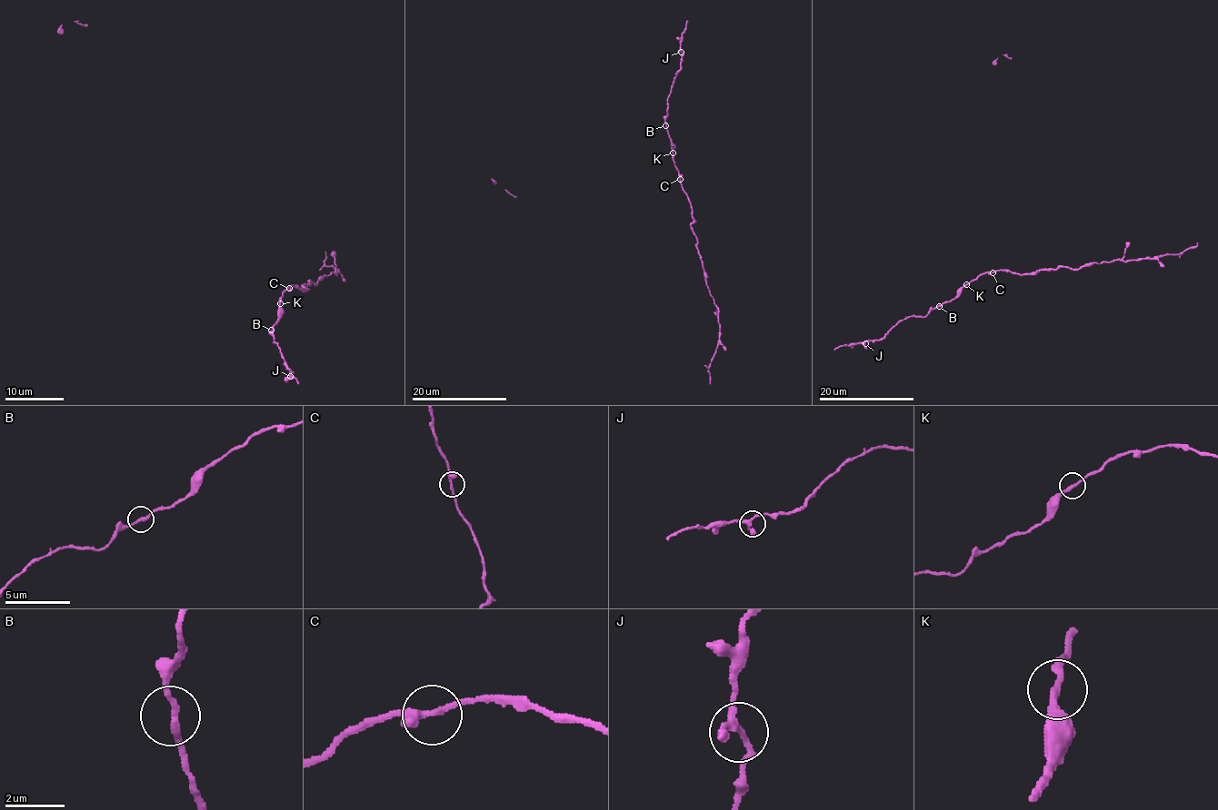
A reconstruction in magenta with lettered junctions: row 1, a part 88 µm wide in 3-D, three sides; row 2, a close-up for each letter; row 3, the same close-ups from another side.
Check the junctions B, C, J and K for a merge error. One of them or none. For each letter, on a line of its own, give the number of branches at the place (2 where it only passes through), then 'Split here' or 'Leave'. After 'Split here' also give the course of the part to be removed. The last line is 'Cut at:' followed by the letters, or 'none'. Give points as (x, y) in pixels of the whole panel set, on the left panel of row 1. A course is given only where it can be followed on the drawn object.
B: Branches: 2. Leave
C: Branches: 2. Split here. Course of the part to remove: (289, 289), (304, 290), (309, 281), (316, 284), (321, 277), (335, 274), (324, 262), (325, 252)
J: Branches: 2. Leave
K: Branches: 2. Leave
Cut at: C

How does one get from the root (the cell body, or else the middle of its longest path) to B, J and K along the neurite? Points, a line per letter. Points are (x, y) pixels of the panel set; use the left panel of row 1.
B: (287, 289), (280, 301), (280, 318), (271, 330)
J: (287, 289), (282, 296), (280, 318), (271, 335), (292, 371), (290, 376)
K: (287, 289), (280, 303)

